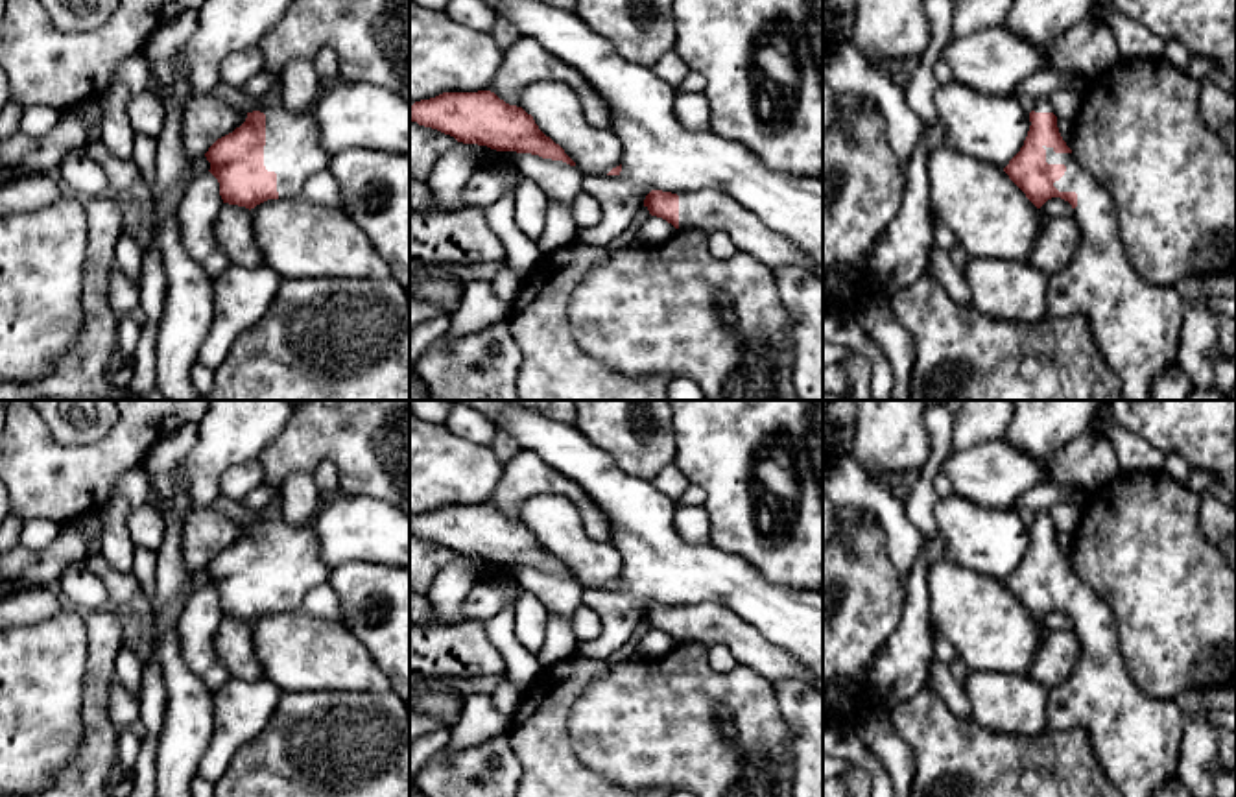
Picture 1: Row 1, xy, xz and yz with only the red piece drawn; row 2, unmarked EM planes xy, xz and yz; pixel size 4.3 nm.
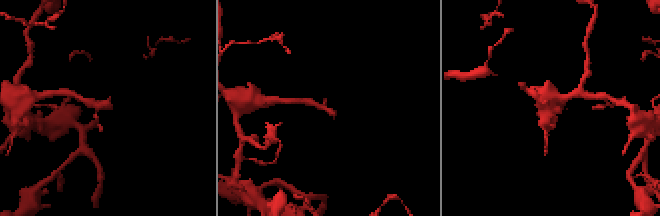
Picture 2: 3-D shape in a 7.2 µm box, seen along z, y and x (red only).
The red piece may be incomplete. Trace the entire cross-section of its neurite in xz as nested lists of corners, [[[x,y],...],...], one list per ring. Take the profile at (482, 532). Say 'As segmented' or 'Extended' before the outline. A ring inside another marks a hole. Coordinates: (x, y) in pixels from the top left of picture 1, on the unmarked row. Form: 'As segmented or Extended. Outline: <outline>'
As segmented. Outline: [[[491,504],[443,506],[410,518],[410,533],[437,542],[463,557],[496,565],[531,566],[542,572],[576,576],[546,550],[533,529],[509,518]]]

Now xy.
Extended. Outline: [[[279,494],[245,535],[218,552],[205,570],[210,583],[192,592],[175,638],[184,664],[212,696],[232,679],[214,649],[221,618],[251,624],[267,613],[299,609],[304,596],[327,583],[332,572],[321,559],[312,528],[284,522]]]

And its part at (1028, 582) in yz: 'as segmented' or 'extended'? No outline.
extended

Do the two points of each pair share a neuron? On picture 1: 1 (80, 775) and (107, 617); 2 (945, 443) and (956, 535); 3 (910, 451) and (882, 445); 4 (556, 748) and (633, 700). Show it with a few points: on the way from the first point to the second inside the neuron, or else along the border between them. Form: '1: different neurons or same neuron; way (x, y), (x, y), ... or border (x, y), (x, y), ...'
1: same neuron; way (96, 737), (100, 655)
2: different neurons; border (939, 499), (934, 510), (936, 532), (923, 537)
3: same neuron; way (903, 447), (890, 445)
4: different neurons; border (580, 696), (569, 737), (572, 751), (596, 773)

